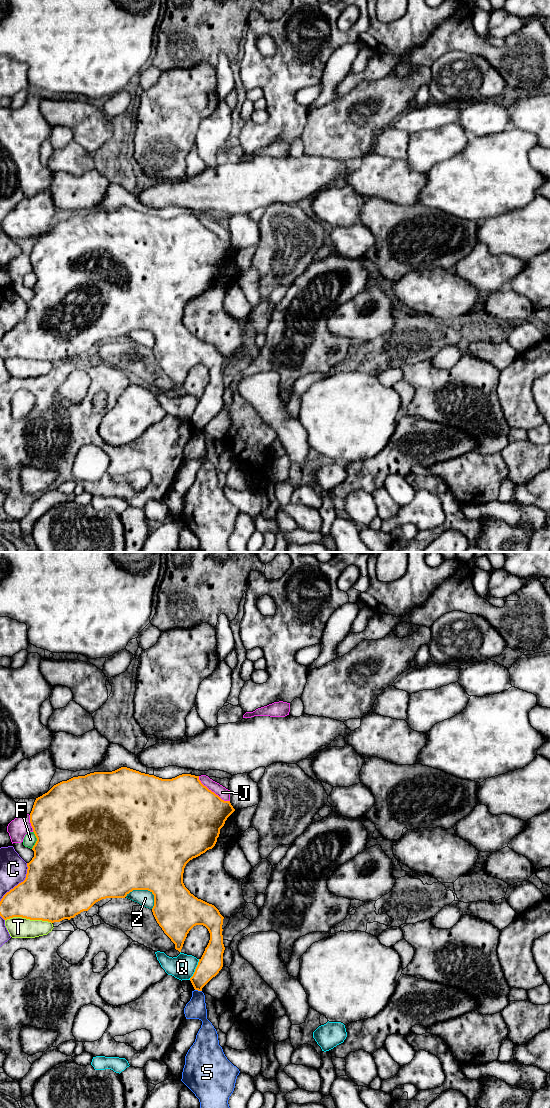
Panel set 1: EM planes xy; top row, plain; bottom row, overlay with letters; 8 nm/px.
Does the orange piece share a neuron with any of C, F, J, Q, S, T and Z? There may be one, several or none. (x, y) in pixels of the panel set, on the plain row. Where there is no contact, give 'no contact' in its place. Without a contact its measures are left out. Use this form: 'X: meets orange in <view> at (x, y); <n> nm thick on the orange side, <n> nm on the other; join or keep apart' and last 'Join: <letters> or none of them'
C: meets orange in xy at (19, 323); 440 nm thick on the orange side, 220 nm on the other; keep apart
F: meets orange in xy at (37, 280); 500 nm thick on the orange side, 100 nm on the other; keep apart
J: meets orange in xy at (211, 231); 500 nm thick on the orange side, 90 nm on the other; keep apart
Q: meets orange in xy at (195, 409); 190 nm thick on the orange side, 200 nm on the other; keep apart
S: meets orange in xy at (198, 430); 190 nm thick on the orange side, 160 nm on the other; keep apart
T: meets orange in xy at (28, 358); 440 nm thick on the orange side, 170 nm on the other; keep apart
Z: meets orange in xy at (144, 329); 500 nm thick on the orange side, 130 nm on the other; keep apart
Join: none of them

